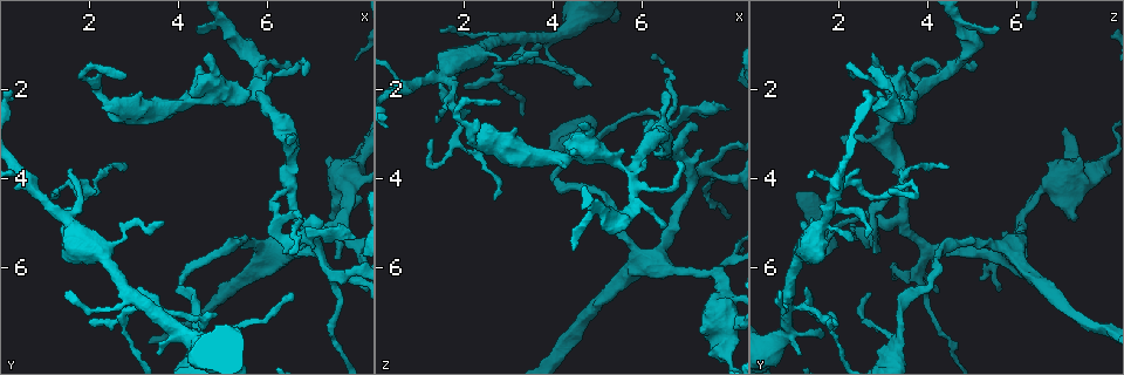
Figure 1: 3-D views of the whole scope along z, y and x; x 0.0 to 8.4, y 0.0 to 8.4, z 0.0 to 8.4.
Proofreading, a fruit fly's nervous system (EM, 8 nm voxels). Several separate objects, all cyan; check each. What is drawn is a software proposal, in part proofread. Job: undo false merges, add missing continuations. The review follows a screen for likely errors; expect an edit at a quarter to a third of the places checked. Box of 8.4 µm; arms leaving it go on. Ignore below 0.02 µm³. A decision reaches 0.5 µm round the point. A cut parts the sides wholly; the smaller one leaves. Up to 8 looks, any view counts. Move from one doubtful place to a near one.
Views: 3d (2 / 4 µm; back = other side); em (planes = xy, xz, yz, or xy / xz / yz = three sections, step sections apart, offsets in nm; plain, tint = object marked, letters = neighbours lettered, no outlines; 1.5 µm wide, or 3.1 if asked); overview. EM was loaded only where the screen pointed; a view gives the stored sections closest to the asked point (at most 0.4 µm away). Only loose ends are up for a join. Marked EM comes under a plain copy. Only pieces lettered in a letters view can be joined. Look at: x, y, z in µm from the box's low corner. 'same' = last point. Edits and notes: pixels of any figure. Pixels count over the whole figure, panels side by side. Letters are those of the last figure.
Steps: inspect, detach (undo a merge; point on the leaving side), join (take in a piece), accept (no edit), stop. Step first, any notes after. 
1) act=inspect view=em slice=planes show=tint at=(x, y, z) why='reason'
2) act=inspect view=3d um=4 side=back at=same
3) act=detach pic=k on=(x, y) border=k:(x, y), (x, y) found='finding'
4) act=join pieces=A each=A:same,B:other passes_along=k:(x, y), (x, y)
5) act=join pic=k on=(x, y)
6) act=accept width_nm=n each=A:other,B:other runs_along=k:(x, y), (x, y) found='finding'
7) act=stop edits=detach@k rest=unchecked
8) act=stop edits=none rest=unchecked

act=inspect view=em slice=xz step=8 show=letters at=(4.85, 7.05, 1.85) why='thin end'

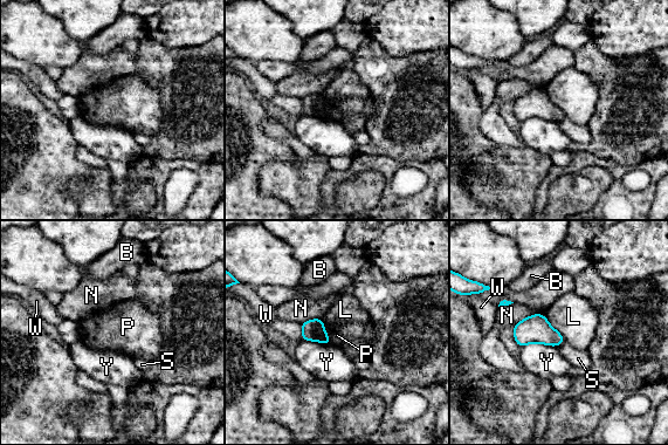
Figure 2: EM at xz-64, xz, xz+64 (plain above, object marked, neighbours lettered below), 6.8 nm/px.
act=inspect view=em slice=planes show=letters at=same

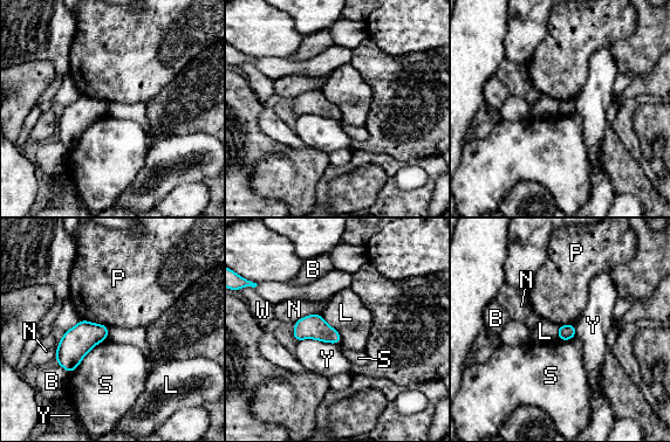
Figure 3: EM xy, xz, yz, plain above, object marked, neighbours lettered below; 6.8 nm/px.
act=accept each=B:other,L:other,N:other,P:other,S:other,W:other,Y:other border=3:(320, 315), (339, 333), (341, 342) found='none of them fits'

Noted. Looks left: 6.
act=inspect view=3d um=4 at=(6.60, 6.65, 2.65) why='an open end'

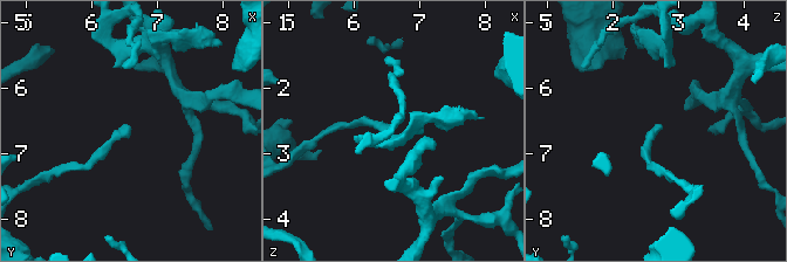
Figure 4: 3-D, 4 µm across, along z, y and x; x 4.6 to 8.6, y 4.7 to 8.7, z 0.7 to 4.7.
act=inspect view=em slice=yz step=4 show=letters at=(6.65, 6.65, 2.65)

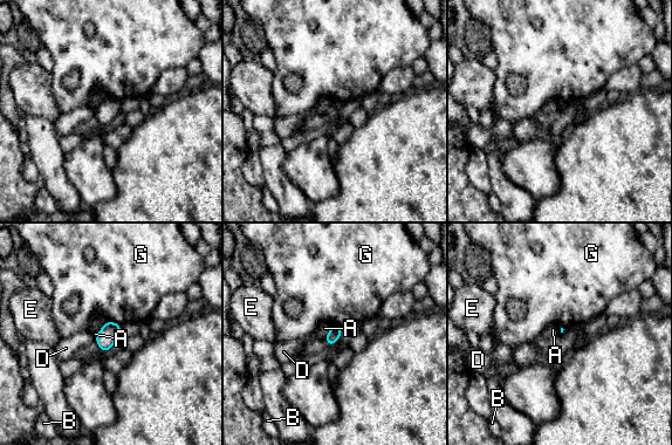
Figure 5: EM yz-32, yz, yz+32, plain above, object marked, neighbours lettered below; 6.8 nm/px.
act=accept each=A:other,B:other,D:other,E:other,G:other border=5:(331, 324), (324, 337) found='none of them fits'

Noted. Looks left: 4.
act=inspect view=3d um=2 at=(1.95, 7.20, 1.85)

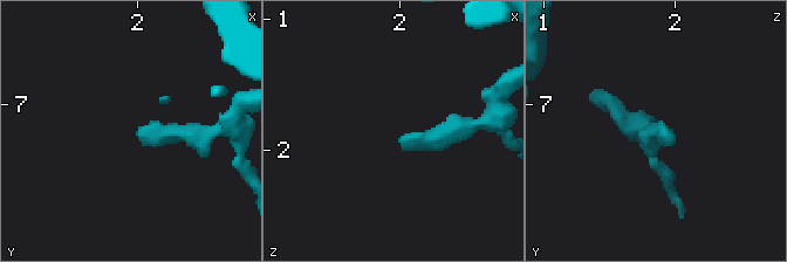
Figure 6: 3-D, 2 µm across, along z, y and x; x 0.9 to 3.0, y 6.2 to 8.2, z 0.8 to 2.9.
act=inspect view=em slice=planes show=tint at=(1.98, 7.22, 1.90)

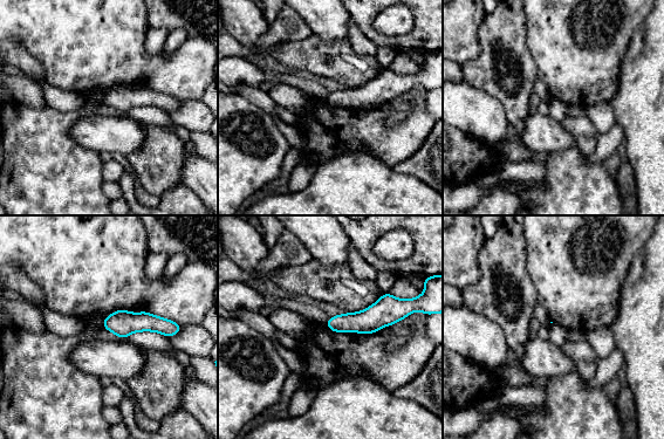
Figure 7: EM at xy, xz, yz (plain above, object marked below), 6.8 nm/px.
act=inspect view=em slice=planes show=letters at=same why='see the neighbours'

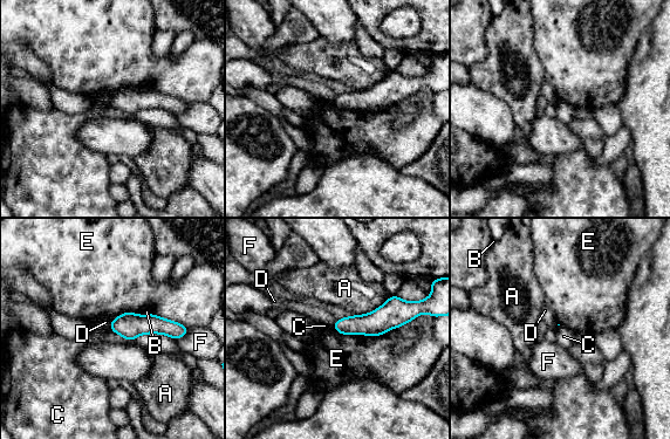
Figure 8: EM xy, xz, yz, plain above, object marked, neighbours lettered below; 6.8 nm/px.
act=accept each=A:other,B:other,C:other,D:other,E:other,F:other border=8:(122, 314), (117, 315), (108, 328) found='no lettered piece goes on from it'

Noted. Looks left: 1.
act=stop edits=none rest=unchecked

